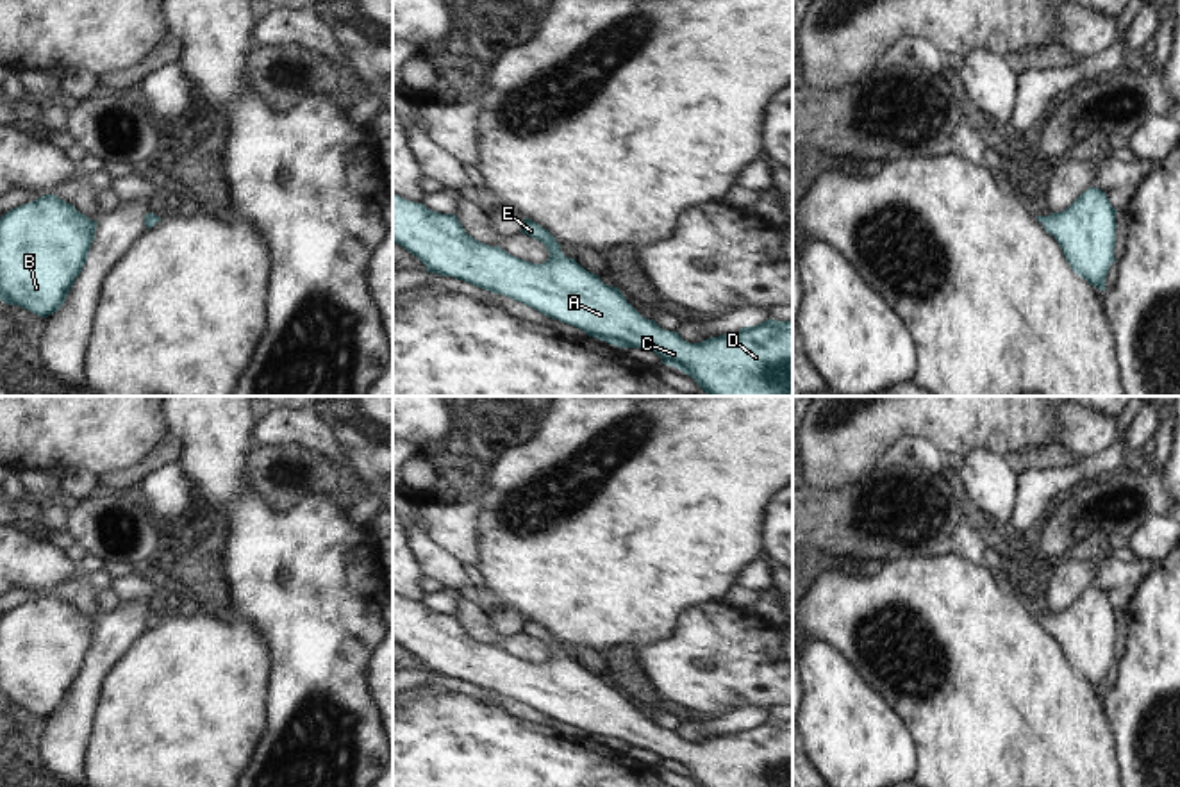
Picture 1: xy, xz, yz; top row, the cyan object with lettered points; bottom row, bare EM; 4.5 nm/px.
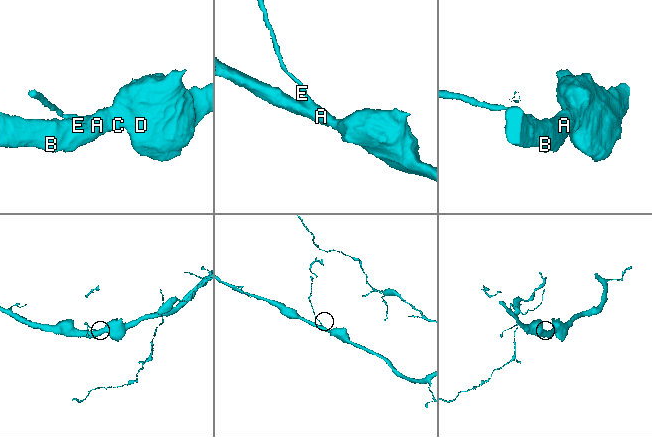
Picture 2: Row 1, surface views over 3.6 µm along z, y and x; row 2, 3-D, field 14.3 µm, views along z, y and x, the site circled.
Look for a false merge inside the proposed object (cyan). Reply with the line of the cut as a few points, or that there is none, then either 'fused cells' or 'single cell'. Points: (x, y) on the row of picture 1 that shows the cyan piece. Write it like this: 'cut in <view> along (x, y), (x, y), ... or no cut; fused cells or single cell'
no cut; single cell

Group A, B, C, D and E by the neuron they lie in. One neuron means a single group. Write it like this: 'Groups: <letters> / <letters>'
Groups: A B C D E

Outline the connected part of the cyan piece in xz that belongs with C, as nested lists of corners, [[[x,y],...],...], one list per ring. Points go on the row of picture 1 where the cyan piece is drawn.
[[[393,195],[393,243],[416,255],[428,273],[453,277],[509,296],[618,348],[653,352],[662,364],[684,371],[710,396],[793,396],[793,321],[766,319],[735,334],[691,344],[678,332],[662,330],[653,319],[643,318],[618,287],[603,284],[598,275],[566,257],[555,237],[536,221],[525,218],[521,234],[546,246],[550,252],[546,262],[527,262],[500,246],[484,244],[466,234],[455,214],[434,212],[423,203]]]

